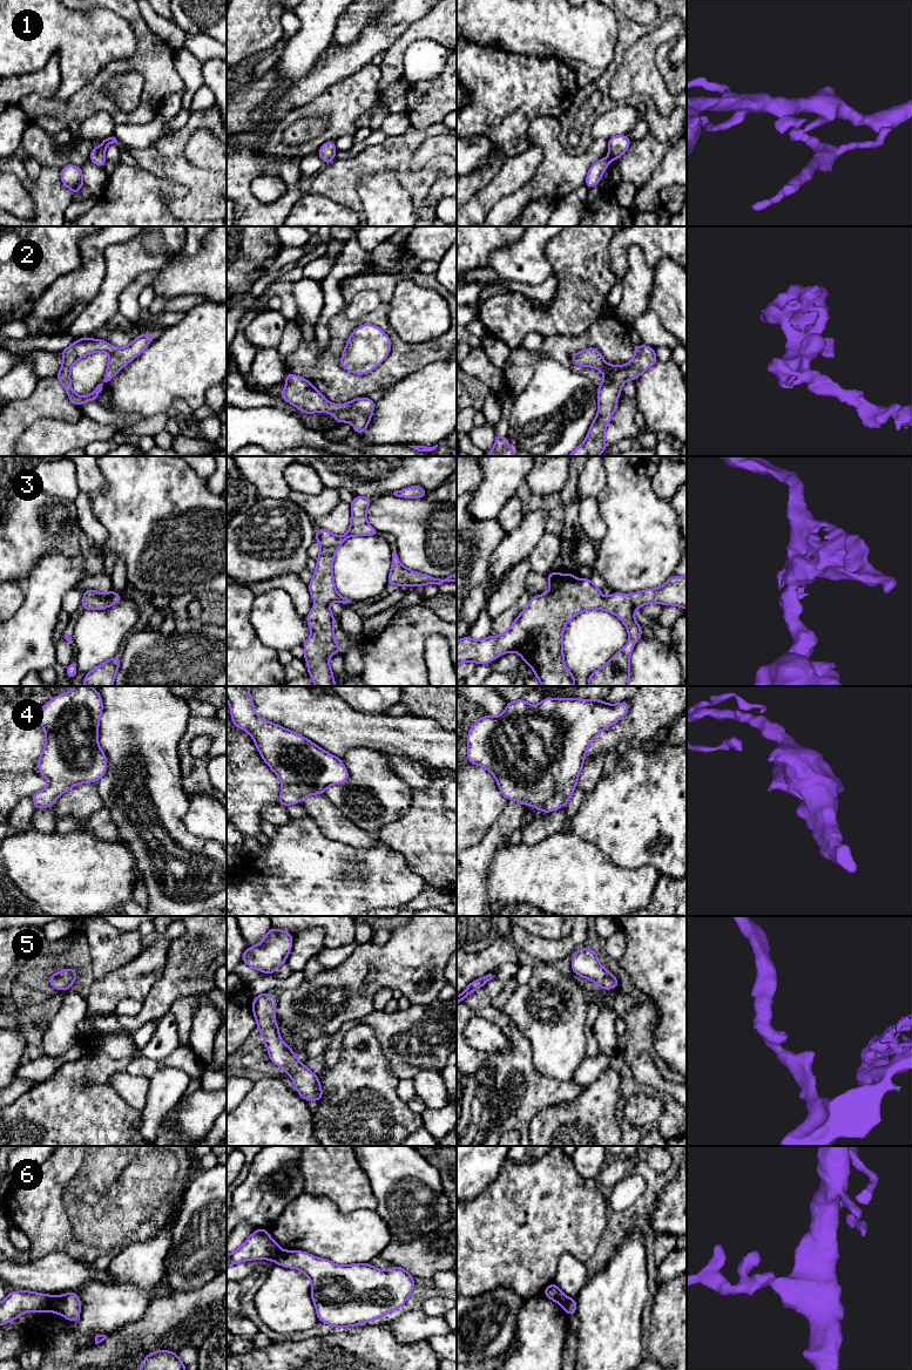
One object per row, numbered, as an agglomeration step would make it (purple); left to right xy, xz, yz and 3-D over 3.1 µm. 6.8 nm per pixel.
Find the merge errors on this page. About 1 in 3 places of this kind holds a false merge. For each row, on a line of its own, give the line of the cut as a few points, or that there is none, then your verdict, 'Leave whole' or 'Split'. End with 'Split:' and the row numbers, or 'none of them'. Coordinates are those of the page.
1: No split. Leave whole
2: No split. Leave whole
3: No split. Leave whole
4: No split. Leave whole
5: No split. Leave whole
6: Split along xy (55, 1297), (47, 1309). Split
Split: 6

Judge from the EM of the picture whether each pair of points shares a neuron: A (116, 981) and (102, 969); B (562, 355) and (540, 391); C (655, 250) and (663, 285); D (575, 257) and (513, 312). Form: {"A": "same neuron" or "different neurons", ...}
{"A": "different neurons", "B": "different neurons", "C": "different neurons", "D": "same neuron"}

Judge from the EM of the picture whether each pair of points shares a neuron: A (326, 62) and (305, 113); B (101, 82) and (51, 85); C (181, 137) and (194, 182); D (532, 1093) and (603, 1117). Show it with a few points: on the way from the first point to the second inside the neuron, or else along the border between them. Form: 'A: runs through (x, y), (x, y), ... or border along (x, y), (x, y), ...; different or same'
A: border along (332, 85), (312, 100), (295, 107), (285, 114); different
B: border along (26, 96), (54, 97); different
C: runs through (177, 148), (177, 164), (184, 171); same
D: border along (585, 1087), (572, 1100), (549, 1105), (536, 1114); different

